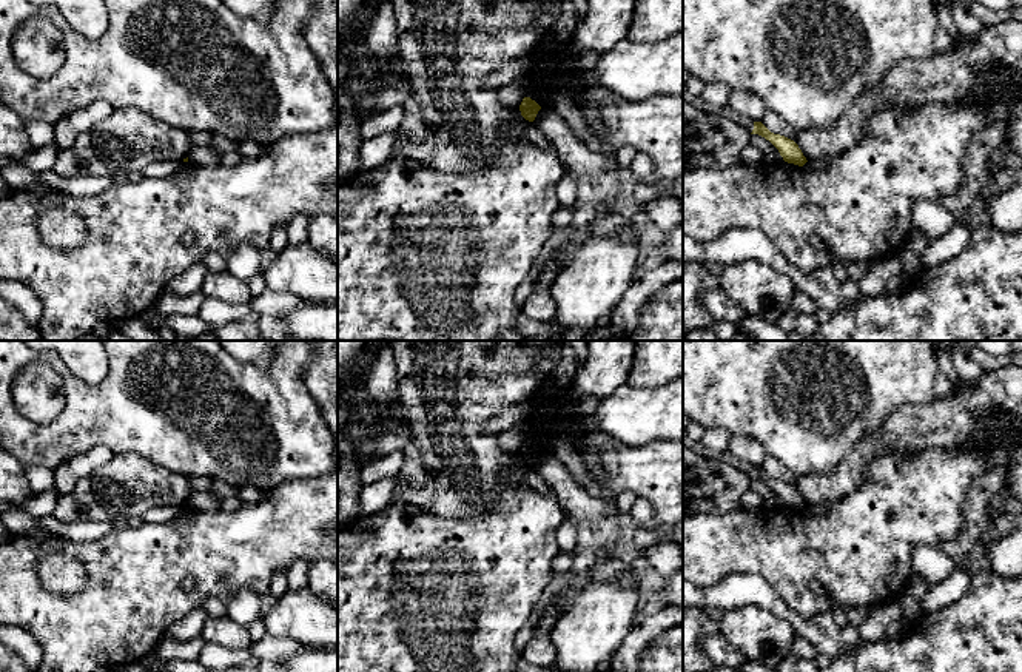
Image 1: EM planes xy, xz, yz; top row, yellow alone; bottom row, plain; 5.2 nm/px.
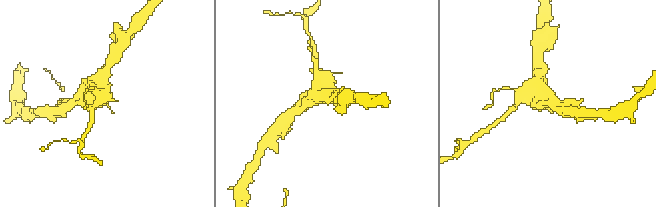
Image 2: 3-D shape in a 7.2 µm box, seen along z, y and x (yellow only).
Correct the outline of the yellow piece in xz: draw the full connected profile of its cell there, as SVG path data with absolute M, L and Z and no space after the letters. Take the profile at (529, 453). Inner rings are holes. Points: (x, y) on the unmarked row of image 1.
M524 442L519 450L521 461L529 467L535 465L540 455L541 455L541 452L530 442Z

